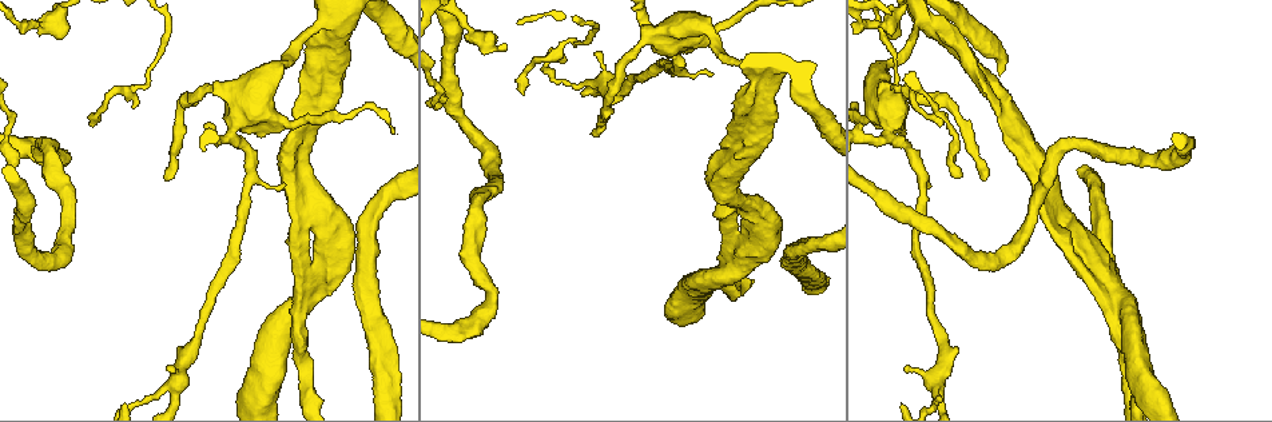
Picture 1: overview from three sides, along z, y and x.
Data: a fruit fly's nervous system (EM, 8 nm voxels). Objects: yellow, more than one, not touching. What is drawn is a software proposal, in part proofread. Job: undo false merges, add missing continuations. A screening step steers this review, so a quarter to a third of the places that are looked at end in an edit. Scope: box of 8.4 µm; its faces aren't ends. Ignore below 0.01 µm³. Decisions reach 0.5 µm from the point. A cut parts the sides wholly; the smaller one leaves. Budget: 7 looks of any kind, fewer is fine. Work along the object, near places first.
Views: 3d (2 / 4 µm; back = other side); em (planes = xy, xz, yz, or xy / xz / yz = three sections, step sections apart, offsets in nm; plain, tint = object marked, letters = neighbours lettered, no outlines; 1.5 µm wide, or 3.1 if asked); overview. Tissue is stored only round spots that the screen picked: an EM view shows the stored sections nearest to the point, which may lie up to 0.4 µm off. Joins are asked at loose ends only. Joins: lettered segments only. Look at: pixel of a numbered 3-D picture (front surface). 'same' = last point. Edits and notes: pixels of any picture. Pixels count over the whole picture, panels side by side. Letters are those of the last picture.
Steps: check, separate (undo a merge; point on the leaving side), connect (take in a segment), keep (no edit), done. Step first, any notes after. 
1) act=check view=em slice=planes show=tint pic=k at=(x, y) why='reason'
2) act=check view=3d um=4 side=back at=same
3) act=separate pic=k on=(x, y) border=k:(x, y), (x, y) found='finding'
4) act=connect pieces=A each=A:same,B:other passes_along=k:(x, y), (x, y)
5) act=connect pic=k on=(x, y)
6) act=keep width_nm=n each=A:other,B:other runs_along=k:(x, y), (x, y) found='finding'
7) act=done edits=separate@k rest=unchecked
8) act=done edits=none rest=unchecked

act=check view=em um=3.1 slice=yz step=16 show=letters pic=1 at=(332, 25) why='sharp bend'

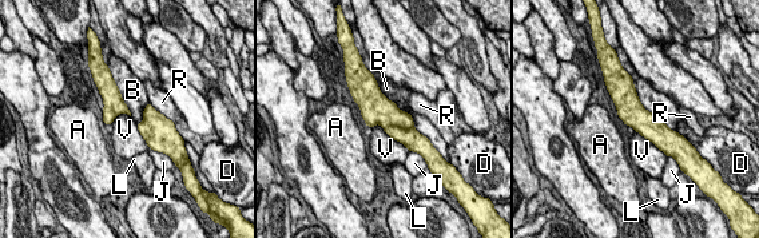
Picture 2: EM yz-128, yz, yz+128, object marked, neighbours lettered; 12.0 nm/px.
act=keep each=A:other,B:other,D:other,J:other,L:other,R:other,V:other border=2:(373, 126), (378, 125), (408, 149) found='all the same cell'

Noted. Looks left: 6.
act=check view=3d um=4 pic=1 at=(943, 124)

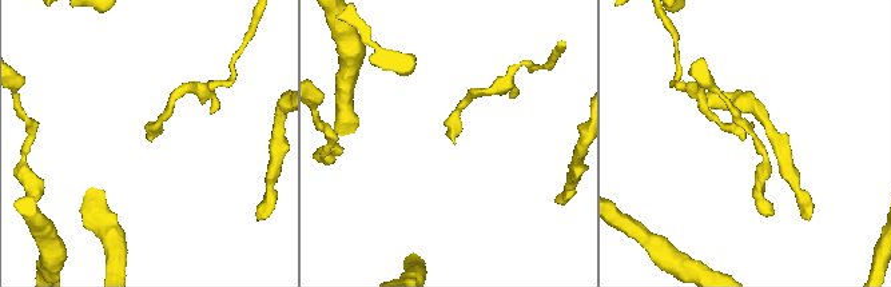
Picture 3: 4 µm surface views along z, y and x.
act=check view=em slice=planes show=tint pic=3 at=(742, 137) why='need the tissue'

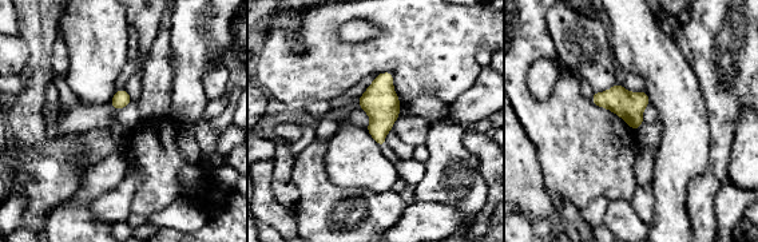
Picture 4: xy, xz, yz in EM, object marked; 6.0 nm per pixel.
act=check view=em slice=planes show=letters at=same

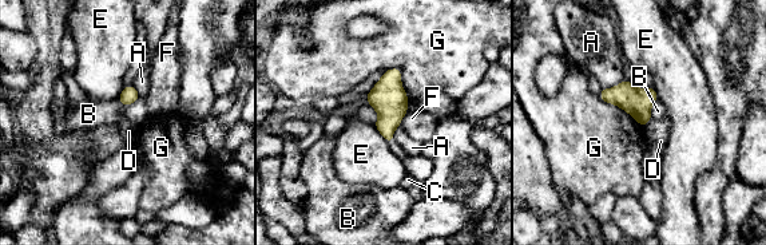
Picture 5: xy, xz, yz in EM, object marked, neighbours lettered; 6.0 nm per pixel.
act=connect pieces=C width_nm=100 each=A:other,B:other,C:same,D:other,E:other,F:other,G:other passes_along=5:(388, 98), (392, 137), (395, 147) found='the cell continues'

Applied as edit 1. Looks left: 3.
act=done edits=connect@5 rest=unchecked

